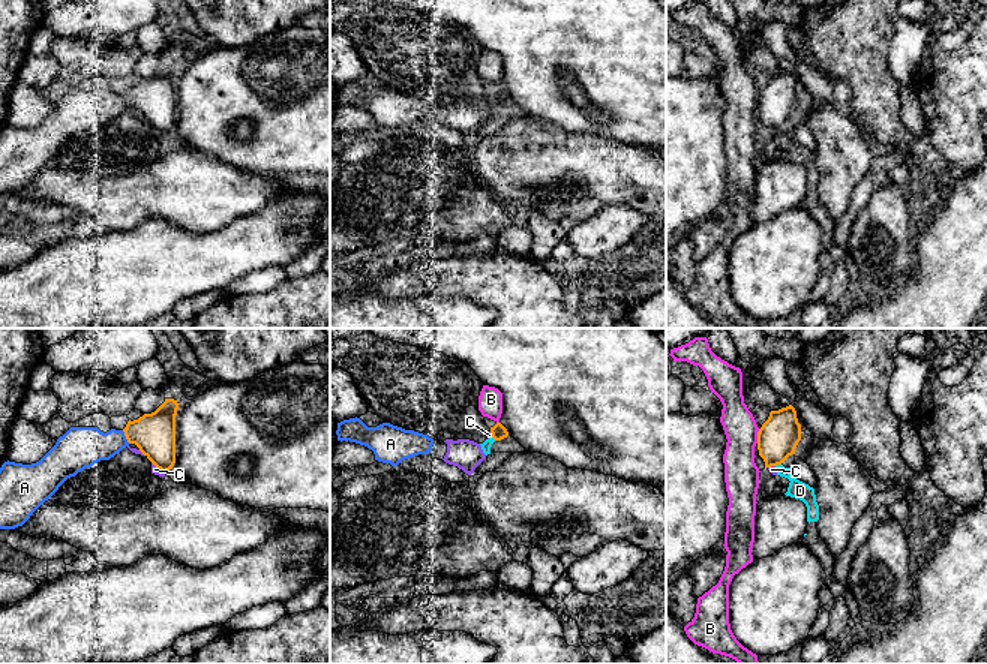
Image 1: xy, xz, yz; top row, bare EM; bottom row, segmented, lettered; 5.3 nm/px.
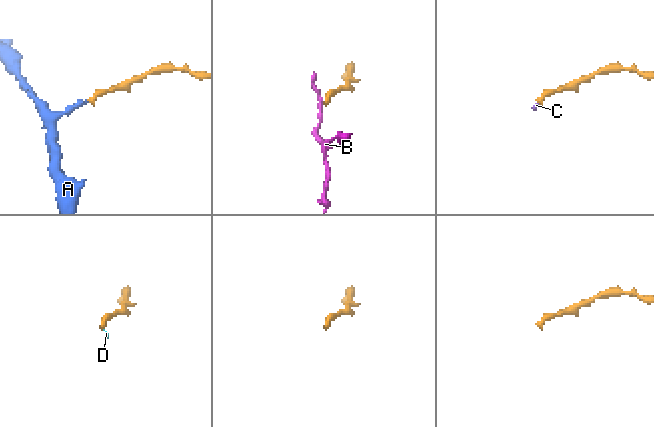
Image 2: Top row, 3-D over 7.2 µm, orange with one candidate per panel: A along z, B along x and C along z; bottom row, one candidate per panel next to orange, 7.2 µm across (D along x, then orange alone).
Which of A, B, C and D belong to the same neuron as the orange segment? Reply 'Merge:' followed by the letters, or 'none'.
Merge: A

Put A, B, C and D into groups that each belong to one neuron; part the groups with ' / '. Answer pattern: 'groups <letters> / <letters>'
groups A / B / C D

